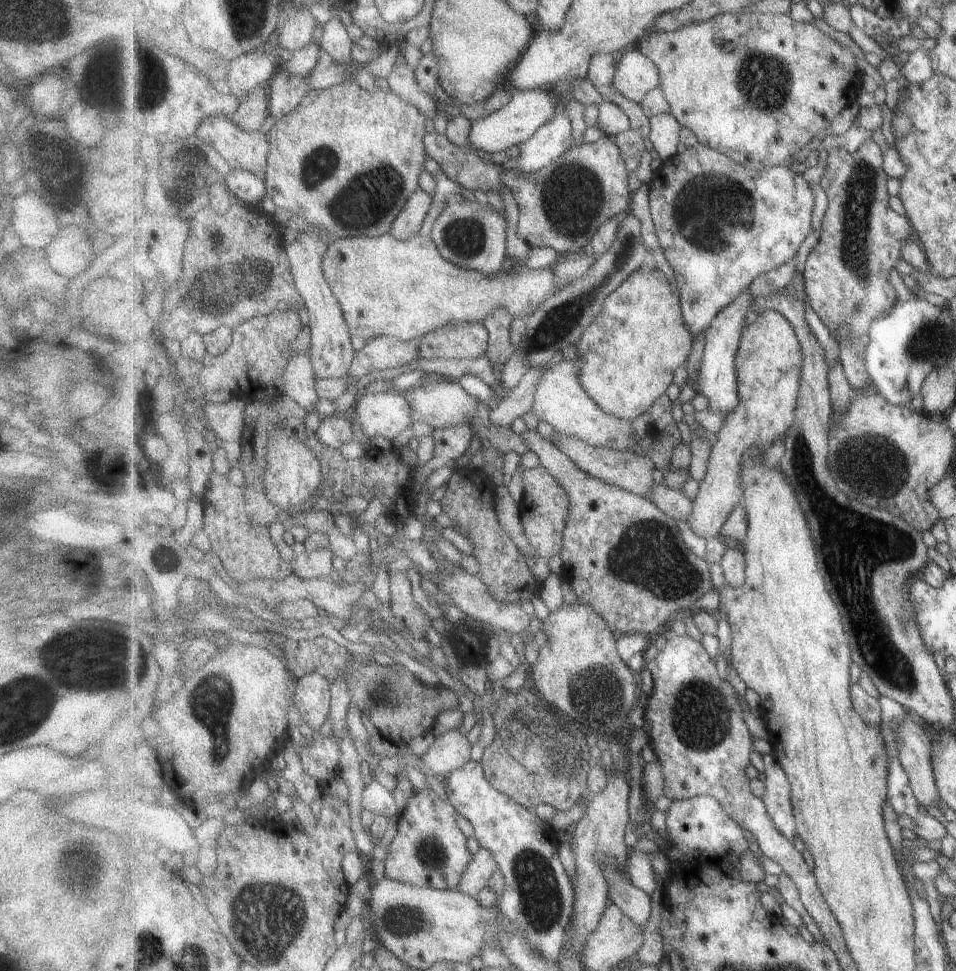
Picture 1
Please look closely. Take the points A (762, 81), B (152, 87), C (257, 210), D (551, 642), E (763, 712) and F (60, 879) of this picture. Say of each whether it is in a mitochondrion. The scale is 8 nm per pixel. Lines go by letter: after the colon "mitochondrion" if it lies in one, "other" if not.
A: mitochondrion
B: mitochondrion
C: other
D: other
E: other
F: mitochondrion

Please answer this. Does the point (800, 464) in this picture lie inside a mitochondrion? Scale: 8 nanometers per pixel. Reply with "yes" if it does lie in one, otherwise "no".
yes

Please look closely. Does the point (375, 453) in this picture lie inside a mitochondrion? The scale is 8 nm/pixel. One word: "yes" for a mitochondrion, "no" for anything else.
no

